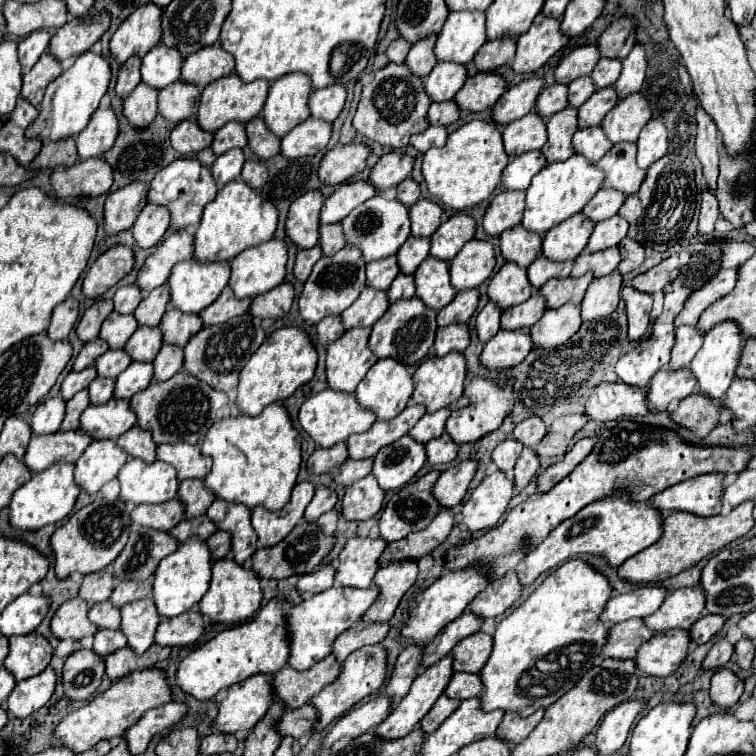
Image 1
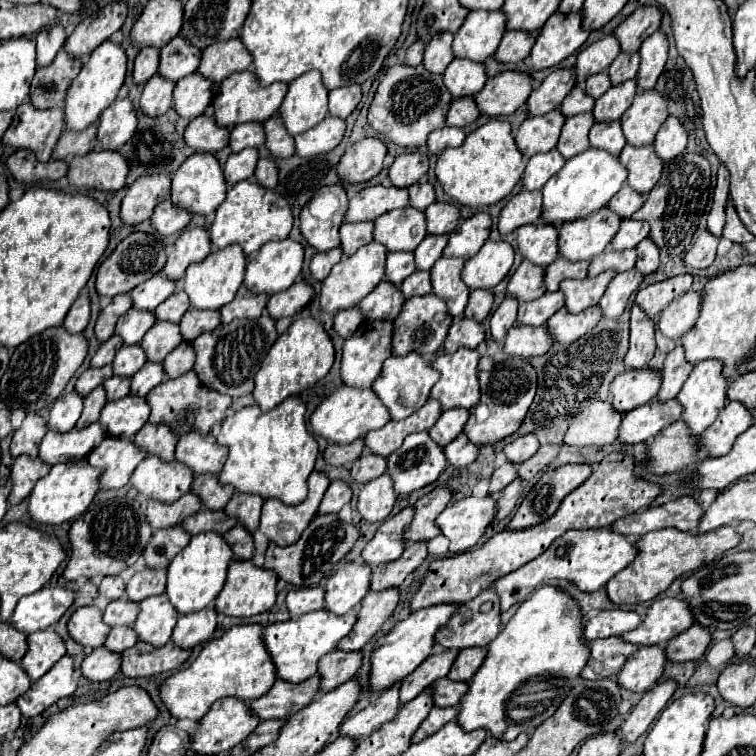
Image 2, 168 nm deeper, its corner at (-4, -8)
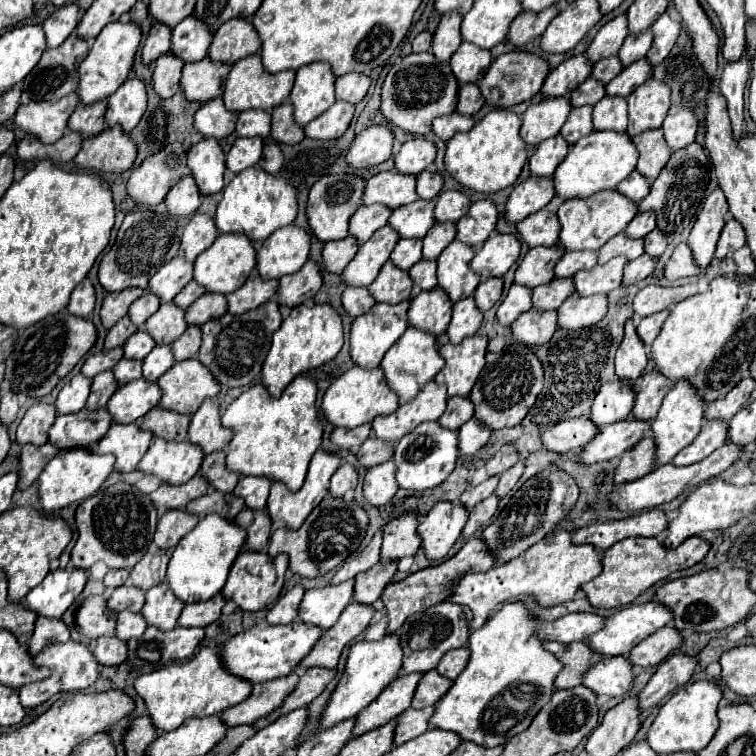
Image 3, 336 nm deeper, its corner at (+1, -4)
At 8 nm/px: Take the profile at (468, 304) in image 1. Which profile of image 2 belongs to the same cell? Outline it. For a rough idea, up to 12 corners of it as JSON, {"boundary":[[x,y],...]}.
{"boundary":[[472,290],[466,318],[484,322],[494,304],[492,290]]}

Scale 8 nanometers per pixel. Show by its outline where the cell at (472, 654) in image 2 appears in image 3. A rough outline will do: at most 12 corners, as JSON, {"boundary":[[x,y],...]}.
{"boundary":[[469,648],[447,652],[437,664],[445,678],[457,678],[469,662]]}

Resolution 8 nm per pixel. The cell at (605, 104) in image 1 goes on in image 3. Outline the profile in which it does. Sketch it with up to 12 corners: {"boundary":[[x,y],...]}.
{"boundary":[[649,62],[623,68],[607,86],[607,96],[627,98],[651,76]]}

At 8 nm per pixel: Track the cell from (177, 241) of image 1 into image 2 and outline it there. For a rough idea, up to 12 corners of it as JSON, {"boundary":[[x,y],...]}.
{"boundary":[[206,228],[184,230],[160,274],[184,278],[212,246]]}

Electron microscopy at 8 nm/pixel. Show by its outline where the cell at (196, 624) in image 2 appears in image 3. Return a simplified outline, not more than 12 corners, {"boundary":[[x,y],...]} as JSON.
{"boundary":[[221,594],[207,602],[189,604],[179,616],[179,626],[215,622],[225,598]]}

